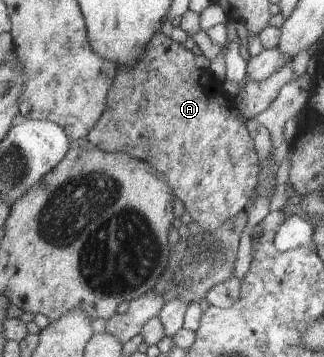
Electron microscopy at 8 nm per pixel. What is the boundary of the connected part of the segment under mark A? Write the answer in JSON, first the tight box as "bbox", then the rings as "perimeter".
{"bbox":[87,32,262,232],"perimeter":[[[161,32],[154,35],[152,41],[147,46],[145,55],[141,57],[141,61],[135,67],[118,66],[112,90],[108,95],[107,109],[105,109],[101,121],[97,123],[97,127],[89,133],[87,138],[93,145],[96,145],[103,151],[113,153],[125,152],[135,158],[151,163],[157,173],[165,175],[165,178],[173,189],[174,197],[182,201],[185,210],[189,213],[192,220],[198,223],[199,229],[214,232],[217,229],[221,229],[229,219],[249,208],[250,202],[253,200],[253,195],[255,195],[255,191],[258,191],[258,185],[260,184],[259,173],[261,172],[262,159],[259,157],[249,128],[239,121],[237,118],[239,115],[235,115],[235,109],[237,108],[236,98],[229,95],[223,89],[223,82],[215,78],[208,69],[197,67],[195,65],[196,58],[195,53],[181,44],[181,41],[177,41],[173,37],[164,35]]]}

